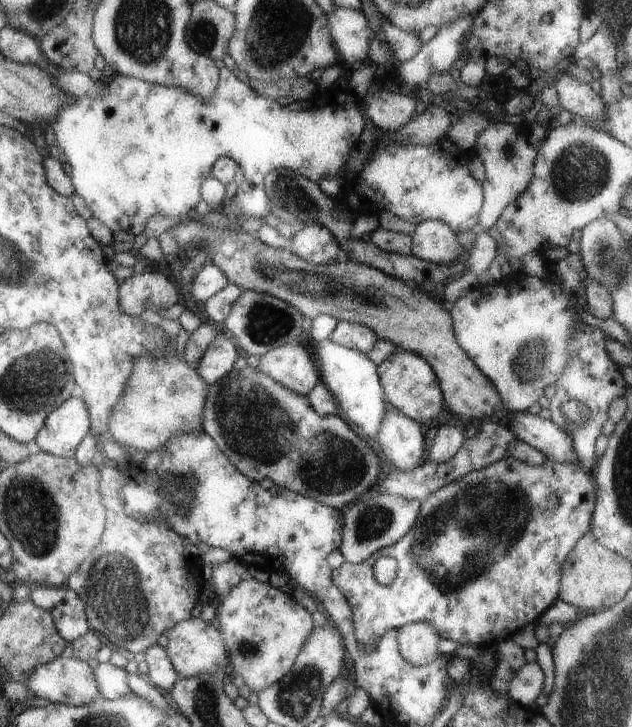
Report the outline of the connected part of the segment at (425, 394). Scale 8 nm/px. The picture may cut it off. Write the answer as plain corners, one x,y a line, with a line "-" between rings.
395,346
393,354
385,358
376,370
386,405
410,420
420,424
425,420
433,419
439,412
445,410
437,378
431,366
419,354

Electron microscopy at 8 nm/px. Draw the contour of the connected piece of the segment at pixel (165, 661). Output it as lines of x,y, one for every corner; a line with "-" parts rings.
153,644
143,652
147,673
144,679
151,687
166,694
180,678
173,669
163,647

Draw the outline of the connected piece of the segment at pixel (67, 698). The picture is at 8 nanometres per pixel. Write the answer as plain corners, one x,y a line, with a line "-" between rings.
61,654
33,670
29,678
25,680
25,686
35,694
36,697
48,700
51,703
65,704
67,706
85,706
91,704
91,700
99,698
97,692
97,680
93,668
86,661
79,661
69,655

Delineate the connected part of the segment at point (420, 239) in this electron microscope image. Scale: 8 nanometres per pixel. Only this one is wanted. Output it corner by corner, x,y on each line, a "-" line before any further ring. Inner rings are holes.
428,219
415,225
411,238
411,255
416,258
442,265
457,261
462,250
456,234
445,222

